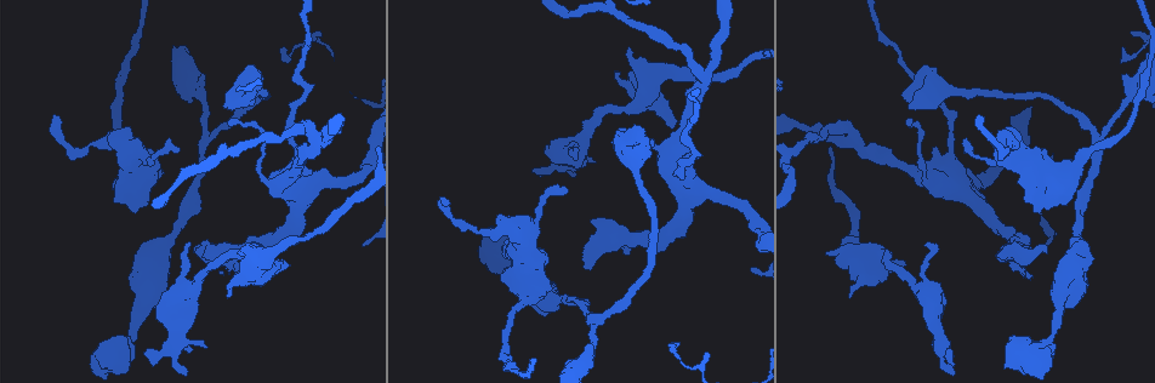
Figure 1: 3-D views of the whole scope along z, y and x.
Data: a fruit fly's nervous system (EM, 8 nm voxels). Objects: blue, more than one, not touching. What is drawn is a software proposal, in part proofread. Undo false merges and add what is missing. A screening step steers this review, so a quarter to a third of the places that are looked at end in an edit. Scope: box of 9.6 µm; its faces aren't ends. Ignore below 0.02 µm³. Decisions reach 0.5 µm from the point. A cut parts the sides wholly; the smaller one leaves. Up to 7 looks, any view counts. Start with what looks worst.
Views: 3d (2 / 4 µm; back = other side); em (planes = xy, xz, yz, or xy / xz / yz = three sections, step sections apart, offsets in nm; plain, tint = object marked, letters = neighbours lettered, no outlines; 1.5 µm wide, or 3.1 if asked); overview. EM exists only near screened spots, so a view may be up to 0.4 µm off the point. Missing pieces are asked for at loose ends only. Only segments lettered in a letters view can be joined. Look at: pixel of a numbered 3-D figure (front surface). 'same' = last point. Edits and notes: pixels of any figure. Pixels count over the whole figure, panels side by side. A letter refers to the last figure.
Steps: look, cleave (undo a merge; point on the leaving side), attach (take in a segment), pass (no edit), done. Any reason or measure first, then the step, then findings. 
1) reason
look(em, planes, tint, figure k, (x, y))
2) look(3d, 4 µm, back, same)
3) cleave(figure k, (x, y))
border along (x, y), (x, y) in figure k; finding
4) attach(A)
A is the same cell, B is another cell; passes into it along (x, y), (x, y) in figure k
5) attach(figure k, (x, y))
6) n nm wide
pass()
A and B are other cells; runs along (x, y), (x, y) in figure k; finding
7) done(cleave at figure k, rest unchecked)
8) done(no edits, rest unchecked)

branch stops here
look(3d, 4 µm, figure 1, (444, 202))

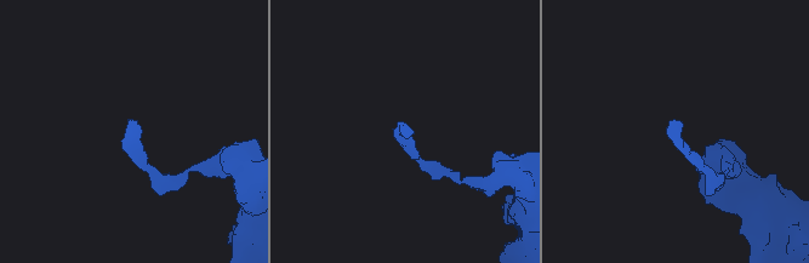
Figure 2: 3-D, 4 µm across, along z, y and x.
shape alone is not enough
look(em, planes, letters, figure 2, (676, 120))

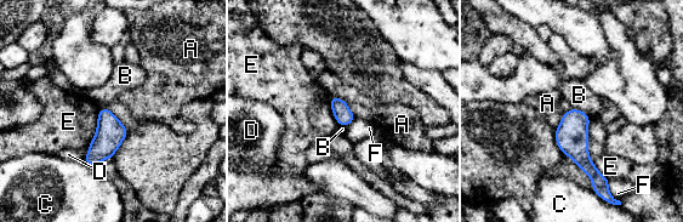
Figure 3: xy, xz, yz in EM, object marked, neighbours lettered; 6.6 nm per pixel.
pass()
A, B, C, D, E and F are other cells; border along (571, 107), (584, 110), (590, 115) in figure 3; no lettered segment goes on from it

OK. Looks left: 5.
thin end
look(3d, 4 µm, figure 1, (564, 189))

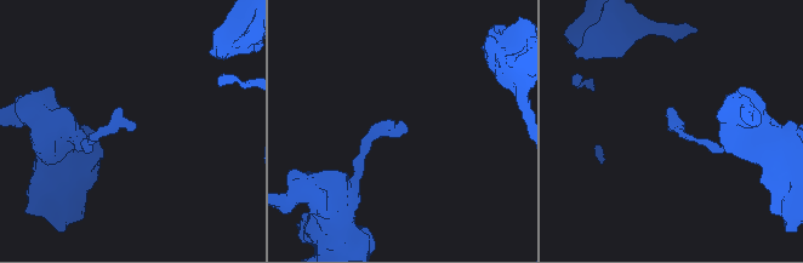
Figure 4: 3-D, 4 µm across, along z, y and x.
shape alone is not enough
look(em, yz, step 4, letters, figure 4, (132, 128))

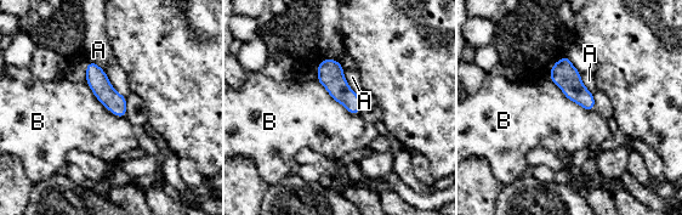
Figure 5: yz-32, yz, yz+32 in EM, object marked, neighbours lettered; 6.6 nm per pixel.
cut it another way
look(em, planes, letters, same)

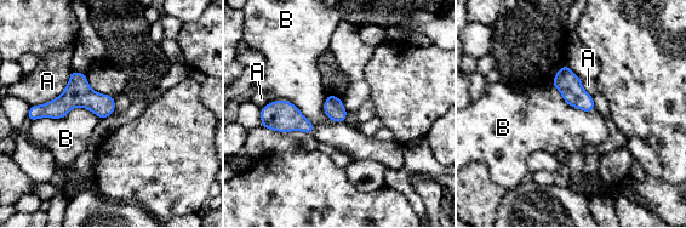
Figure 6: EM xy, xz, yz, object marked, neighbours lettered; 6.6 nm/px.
140 nm wide
pass()
A and B are other cells; no lettered segment goes on from it

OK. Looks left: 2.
calibre changes
look(3d, 4 µm, figure 1, (928, 291))

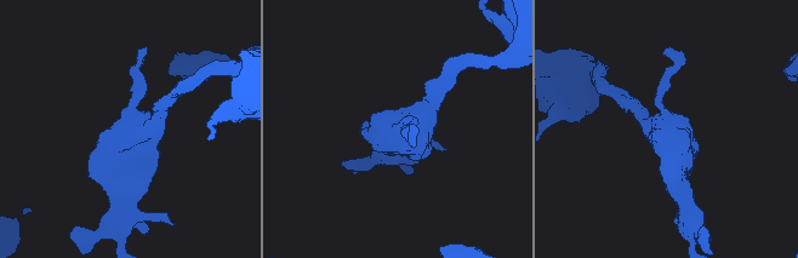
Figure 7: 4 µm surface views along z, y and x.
need the tissue
look(em, xy, step 8, letters, figure 7, (666, 128))

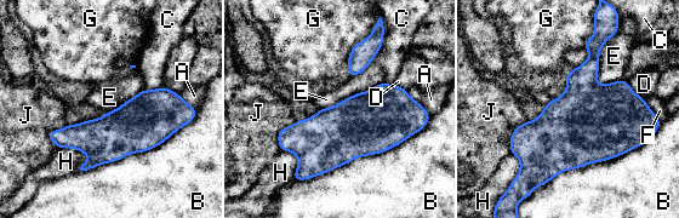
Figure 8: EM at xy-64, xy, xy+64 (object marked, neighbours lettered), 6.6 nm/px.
pass()
A, B, C, D, E, F, G, H and J are other cells; border along (605, 42), (599, 55), (599, 85) in figure 8; continuous, no second neuron

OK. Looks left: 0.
done(no edits, rest unchecked)

